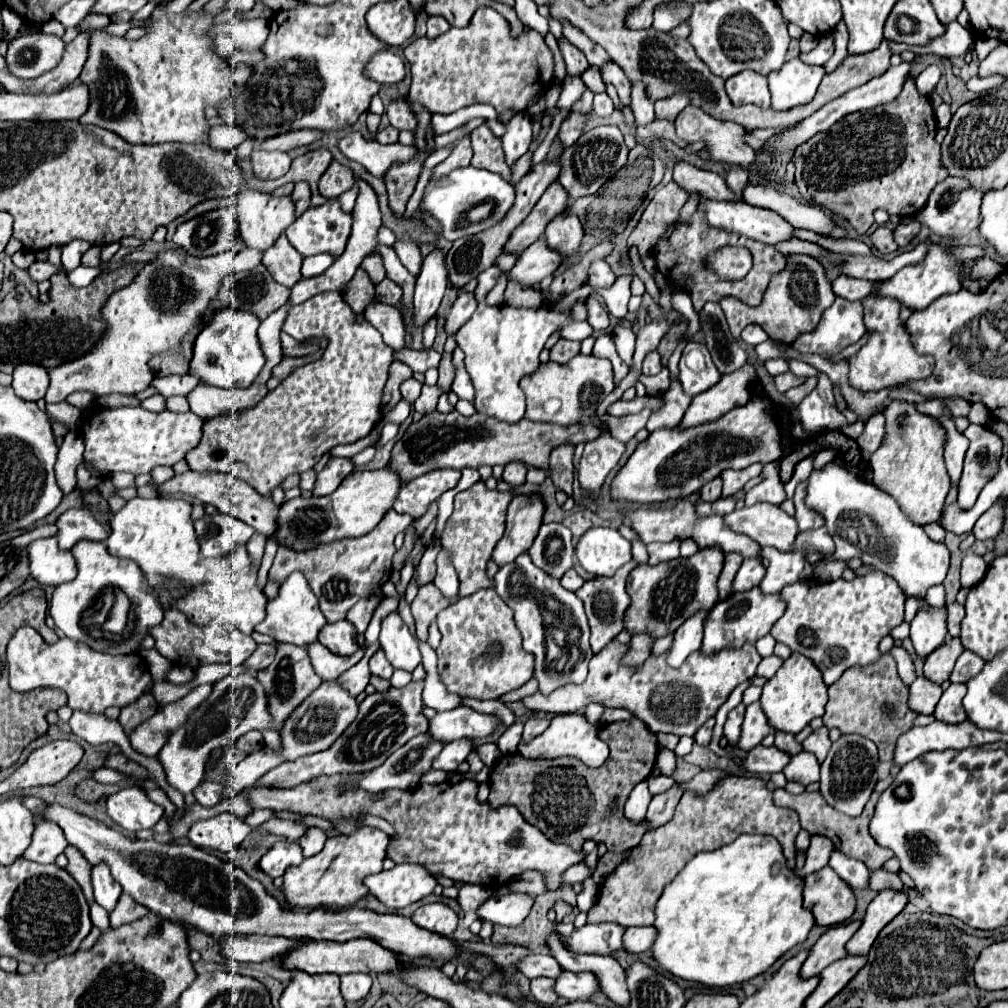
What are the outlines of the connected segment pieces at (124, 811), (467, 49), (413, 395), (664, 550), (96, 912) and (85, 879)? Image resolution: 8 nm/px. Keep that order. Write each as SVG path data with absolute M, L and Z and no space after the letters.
M126 788L106 798L108 816L128 832L152 828L162 818L162 806L154 804L142 788Z
M486 6L474 12L466 28L450 28L448 32L432 40L418 38L404 50L404 54L406 54L406 60L410 62L410 72L412 72L412 86L408 96L410 100L418 100L420 104L426 104L426 108L430 108L430 112L434 114L452 114L474 102L492 104L498 114L502 114L504 110L524 112L526 104L552 84L554 60L544 38L538 36L538 32L534 30L520 34L518 38L512 38L510 26L506 24L506 20L498 16L496 10Z
M410 378L410 380L402 382L402 386L400 386L400 394L402 394L402 398L404 398L406 402L412 404L412 402L420 396L420 388L422 388L422 384L420 384L418 380Z
M674 540L674 544L648 544L648 564L660 564L660 562L668 562L680 556L680 544L678 540Z
M96 902L90 905L90 918L93 926L101 931L109 928L109 913Z
M68 845L64 850L66 858L68 858L68 874L82 886L84 890L84 896L88 902L94 902L94 896L92 896L92 882L90 882L90 864L86 864L86 860L82 860L82 854L78 852L77 848Z

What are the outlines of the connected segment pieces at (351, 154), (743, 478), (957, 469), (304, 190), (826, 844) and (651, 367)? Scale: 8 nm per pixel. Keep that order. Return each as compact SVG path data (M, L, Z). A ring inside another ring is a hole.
M350 132L338 142L340 152L358 164L362 164L372 176L382 178L382 172L390 168L394 160L410 160L414 156L414 148L402 146L402 144L390 144L382 146L376 140L364 140L358 132Z
M752 464L750 468L744 470L726 470L720 474L724 488L722 488L722 496L732 496L736 492L740 492L744 488L744 484L756 476L762 474L762 464Z
M938 416L936 420L938 420L940 428L946 430L944 460L946 460L946 468L948 468L952 482L958 484L958 476L962 474L962 462L964 462L964 454L966 454L966 448L968 448L968 440L962 432L956 430L956 424L950 416Z
M298 182L298 184L294 186L294 192L292 192L290 198L292 198L294 208L296 208L296 218L302 216L302 214L308 210L308 206L310 206L310 186Z
M812 836L810 848L806 852L806 866L802 870L795 870L796 875L803 877L824 868L828 864L832 850L834 846L830 844L830 840L826 840L824 836Z
M650 352L644 362L642 362L642 374L646 376L654 376L662 370L662 362L660 362L660 354L658 352Z

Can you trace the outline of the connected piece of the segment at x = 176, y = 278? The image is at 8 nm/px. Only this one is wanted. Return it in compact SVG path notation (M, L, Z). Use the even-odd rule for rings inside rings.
M244 248L240 252L224 252L210 258L192 258L182 250L164 250L158 258L146 264L136 280L110 296L102 308L102 316L108 324L106 334L98 342L98 348L86 356L48 370L50 386L46 402L62 402L76 390L88 390L96 396L104 394L138 394L152 384L152 372L148 366L150 356L164 350L178 350L180 338L194 326L196 316L210 304L218 284L226 274L244 272L260 264L262 252Z

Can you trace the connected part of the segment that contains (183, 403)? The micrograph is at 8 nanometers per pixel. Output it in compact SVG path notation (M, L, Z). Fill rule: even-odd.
M170 396L166 402L168 402L168 410L174 410L174 412L188 412L190 410L188 400L184 396Z

